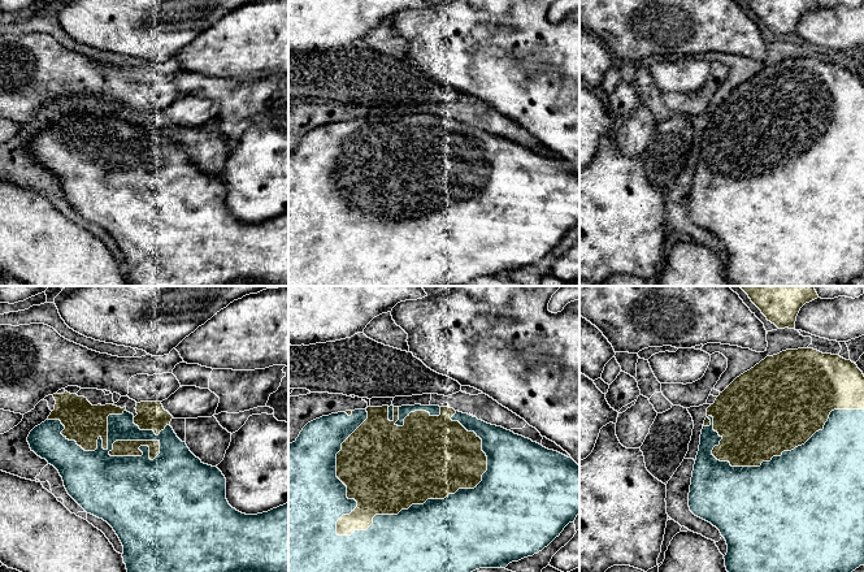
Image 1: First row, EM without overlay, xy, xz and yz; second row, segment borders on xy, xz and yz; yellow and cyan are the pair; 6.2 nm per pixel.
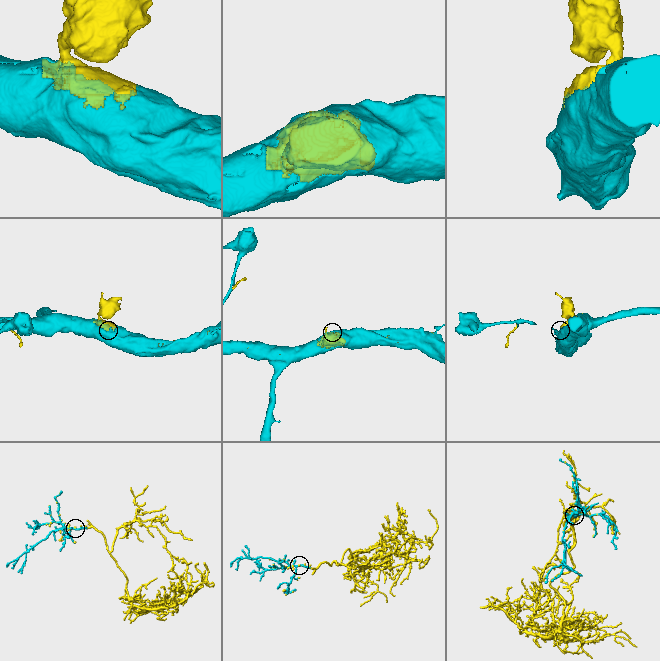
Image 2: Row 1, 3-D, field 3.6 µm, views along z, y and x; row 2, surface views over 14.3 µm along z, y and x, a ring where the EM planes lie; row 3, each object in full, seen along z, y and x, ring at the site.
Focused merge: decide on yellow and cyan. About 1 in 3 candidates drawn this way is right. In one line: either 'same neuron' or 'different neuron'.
same neuron

